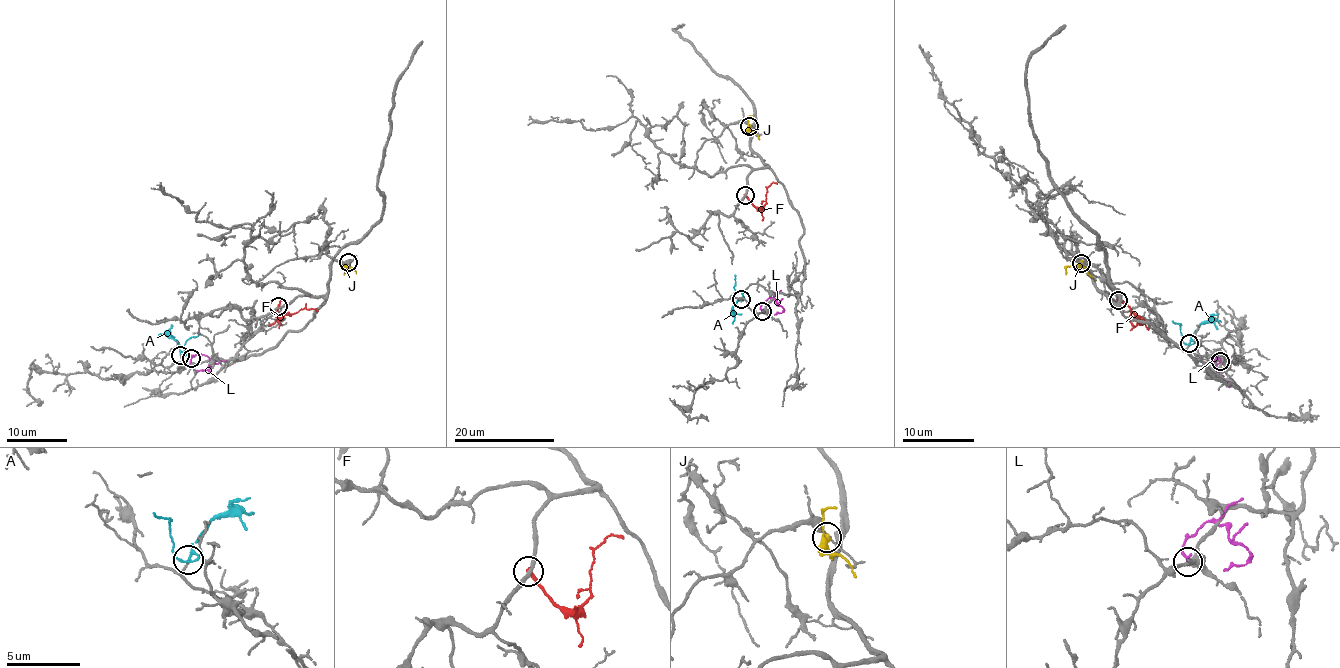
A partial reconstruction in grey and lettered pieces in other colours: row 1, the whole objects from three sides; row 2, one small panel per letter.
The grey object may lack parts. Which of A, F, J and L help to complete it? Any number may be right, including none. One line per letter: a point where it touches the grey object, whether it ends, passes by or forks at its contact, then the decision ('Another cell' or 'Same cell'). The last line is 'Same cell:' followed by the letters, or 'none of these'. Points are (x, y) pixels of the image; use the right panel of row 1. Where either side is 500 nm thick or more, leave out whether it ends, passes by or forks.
A: Touches grey at (1189, 343). It passes by. Same cell
F: Touches grey at (1118, 300). It passes by. Another cell
J: Touches grey at (1081, 263). It passes by. Another cell
L: Touches grey at (1220, 361). It ends there. Another cell
Same cell: A

